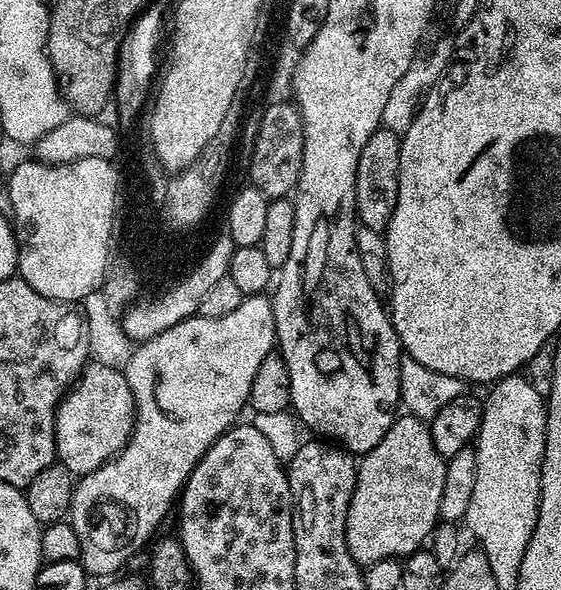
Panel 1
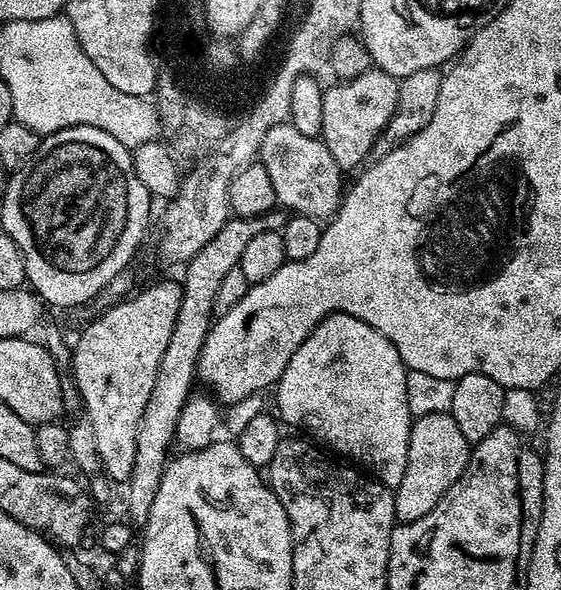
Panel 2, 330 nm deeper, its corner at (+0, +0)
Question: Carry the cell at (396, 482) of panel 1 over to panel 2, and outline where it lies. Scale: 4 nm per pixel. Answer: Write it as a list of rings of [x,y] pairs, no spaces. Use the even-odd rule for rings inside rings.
[[[451,412],[415,417],[410,430],[410,454],[406,454],[406,474],[402,474],[402,486],[394,490],[397,521],[409,524],[430,514],[442,494],[466,470],[469,451],[468,440],[462,438],[462,430],[458,430],[458,422],[454,422]]]

